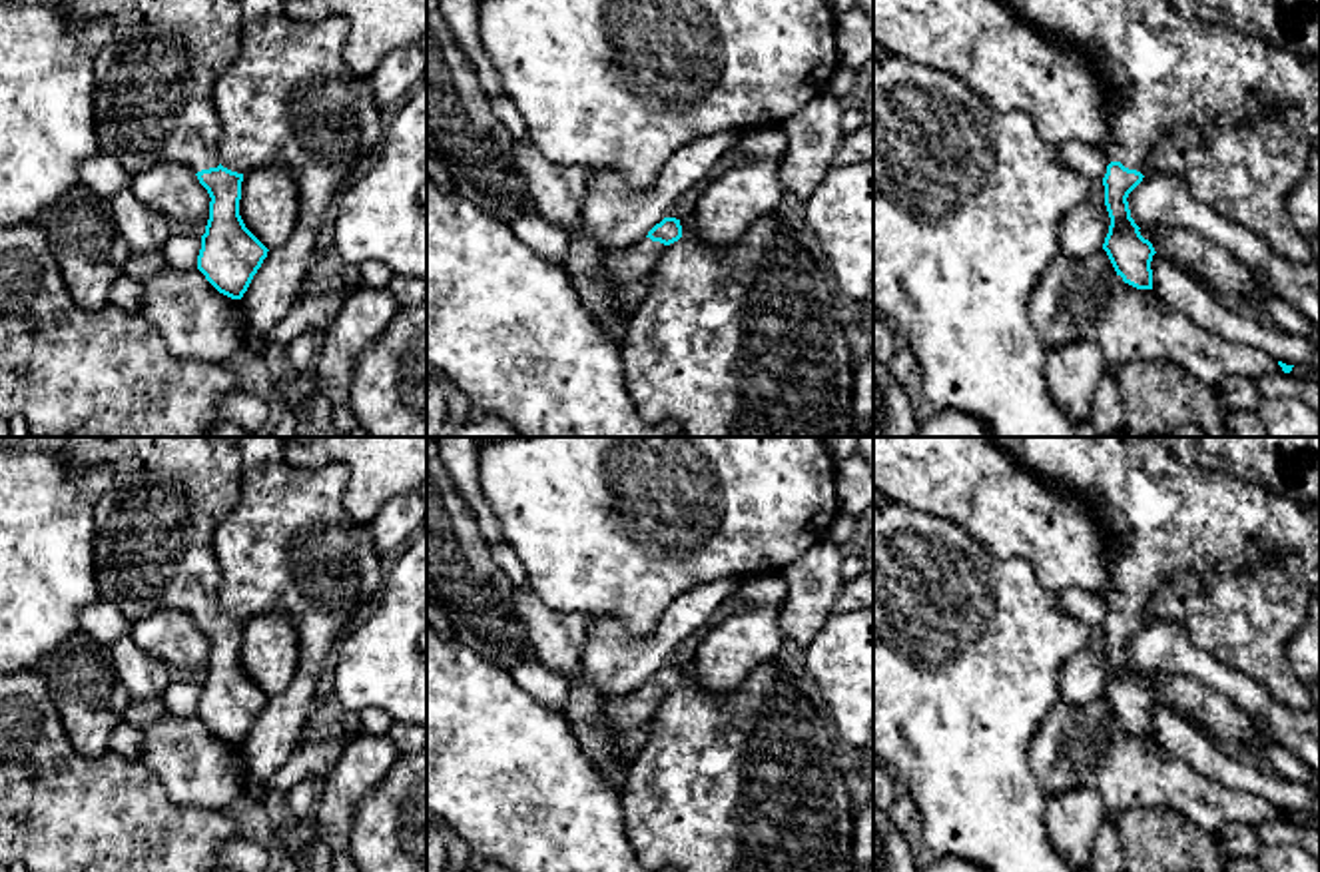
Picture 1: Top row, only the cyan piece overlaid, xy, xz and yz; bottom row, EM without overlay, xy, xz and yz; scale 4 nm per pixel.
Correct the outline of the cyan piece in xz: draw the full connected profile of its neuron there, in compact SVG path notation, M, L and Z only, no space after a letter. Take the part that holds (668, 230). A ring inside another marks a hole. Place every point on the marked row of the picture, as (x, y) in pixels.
M664 218L646 237L630 247L608 249L582 219L568 231L564 271L598 327L620 345L630 313L616 307L618 289L642 275L650 275L666 245L682 237L676 218Z

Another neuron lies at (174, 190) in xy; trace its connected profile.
M160 164L132 176L134 196L164 214L169 221L195 223L209 219L209 194L183 164Z

